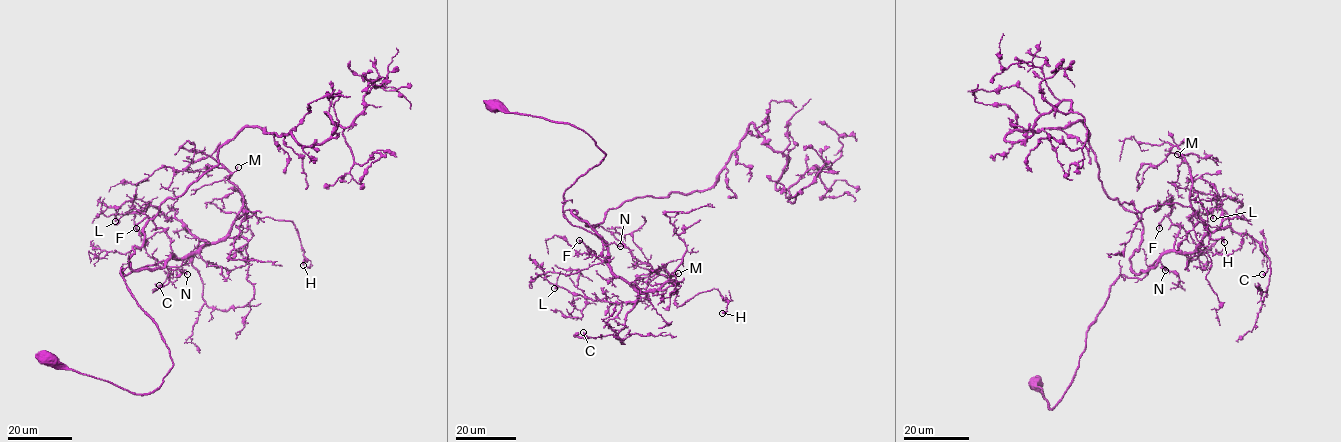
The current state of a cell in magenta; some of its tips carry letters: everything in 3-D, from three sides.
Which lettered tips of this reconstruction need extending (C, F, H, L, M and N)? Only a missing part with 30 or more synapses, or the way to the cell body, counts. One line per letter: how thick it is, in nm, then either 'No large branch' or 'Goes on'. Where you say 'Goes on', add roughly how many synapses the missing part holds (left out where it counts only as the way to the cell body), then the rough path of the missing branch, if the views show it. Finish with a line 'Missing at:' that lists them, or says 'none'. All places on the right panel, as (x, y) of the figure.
C: Thickness 360 nm. No large branch
F: Thickness 200 nm. Goes on. Roughly 35 synapses. Course of what is missing: (1159, 228), (1155, 237), (1142, 245), (1158, 264)
H: Thickness 300 nm. No large branch
L: Thickness 160 nm. No large branch
M: Thickness 160 nm. No large branch
N: Thickness 180 nm. No large branch
Missing at: F

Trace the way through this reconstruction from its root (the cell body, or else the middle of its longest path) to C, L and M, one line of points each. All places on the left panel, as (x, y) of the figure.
C: (47, 359), (153, 392), (173, 366), (169, 349), (121, 268), (128, 275), (207, 243), (159, 285)
L: (47, 359), (136, 394), (173, 366), (121, 268), (207, 243), (153, 206), (115, 221)
M: (47, 359), (136, 394), (160, 386), (169, 349), (121, 268), (218, 243), (242, 205), (229, 180), (238, 167)

